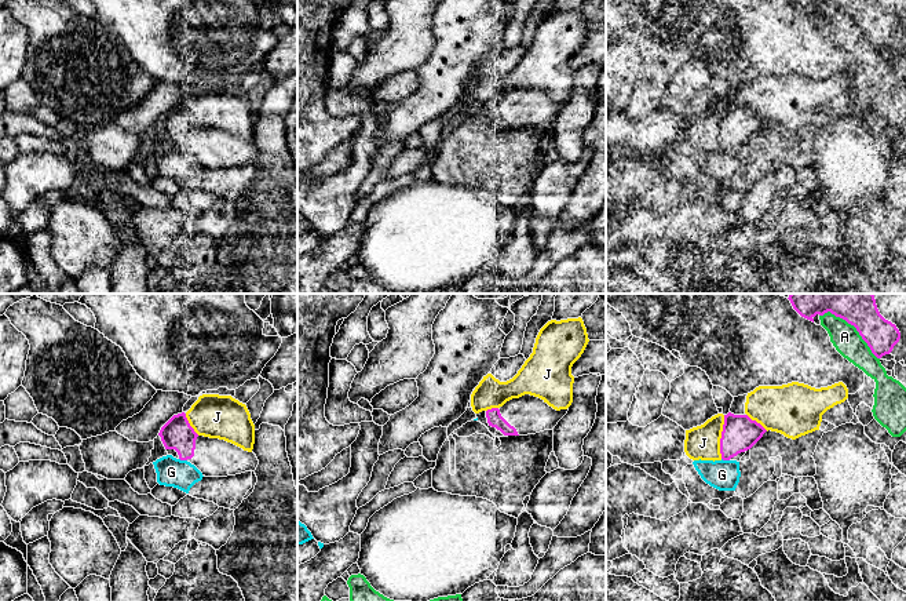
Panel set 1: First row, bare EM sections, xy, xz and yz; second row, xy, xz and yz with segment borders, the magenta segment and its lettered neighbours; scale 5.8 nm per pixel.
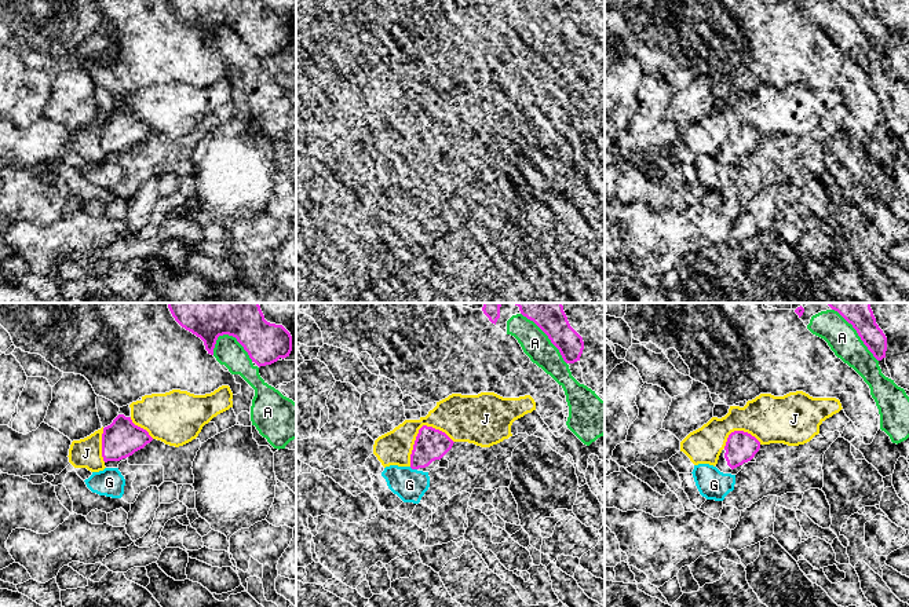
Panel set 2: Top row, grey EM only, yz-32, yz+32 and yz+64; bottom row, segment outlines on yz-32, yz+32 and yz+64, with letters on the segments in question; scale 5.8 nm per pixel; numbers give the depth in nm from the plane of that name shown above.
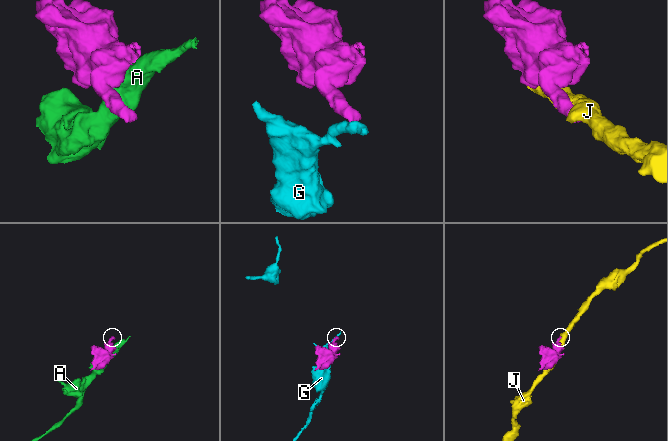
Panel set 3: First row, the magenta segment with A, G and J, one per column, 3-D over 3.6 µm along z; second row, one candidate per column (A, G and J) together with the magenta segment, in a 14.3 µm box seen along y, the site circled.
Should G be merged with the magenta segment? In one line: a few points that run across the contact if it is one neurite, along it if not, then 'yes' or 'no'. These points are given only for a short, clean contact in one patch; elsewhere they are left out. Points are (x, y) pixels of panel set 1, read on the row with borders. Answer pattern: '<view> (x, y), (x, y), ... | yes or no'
no

